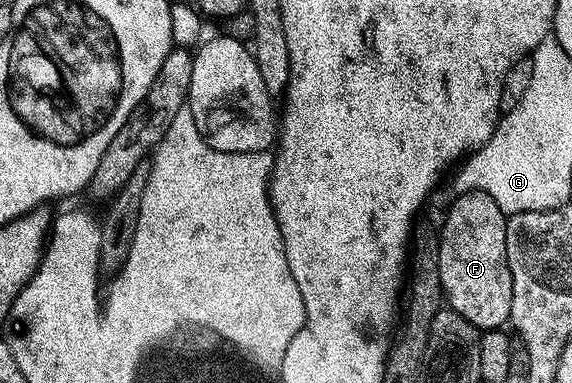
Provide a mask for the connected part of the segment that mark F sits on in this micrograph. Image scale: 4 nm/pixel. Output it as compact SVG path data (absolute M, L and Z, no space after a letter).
M474 189L468 193L460 193L454 198L451 210L447 213L447 222L443 230L438 230L439 238L439 287L443 291L446 308L452 309L461 315L475 329L486 331L488 329L503 329L511 320L511 272L505 251L505 227L507 217L481 191Z

